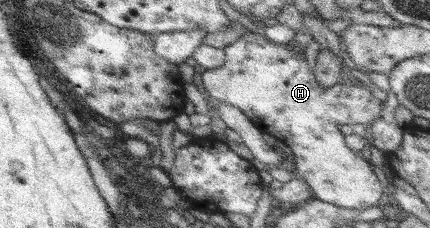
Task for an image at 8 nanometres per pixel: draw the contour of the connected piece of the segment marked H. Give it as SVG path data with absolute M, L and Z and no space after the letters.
M250 29L224 48L226 55L222 66L201 73L202 83L214 103L226 102L236 106L259 127L262 134L274 136L291 148L295 156L293 175L305 180L313 192L313 198L339 206L342 210L376 206L383 190L381 182L373 173L370 162L346 145L341 126L349 124L360 129L363 124L371 125L379 118L386 102L373 96L367 86L339 82L341 64L336 54L329 49L319 51L313 73L306 62L304 49L295 46L295 50L291 51L288 44L274 43Z

